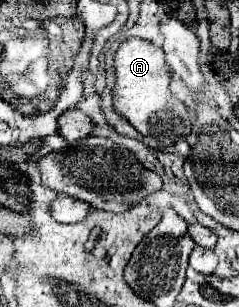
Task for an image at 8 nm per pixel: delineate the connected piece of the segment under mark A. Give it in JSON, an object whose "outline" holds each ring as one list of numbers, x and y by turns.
{"outline":[[130,37,116,51,116,87,114,87,114,107,120,111,142,135,150,135,160,141,162,147,174,145,190,135,192,115,188,107,172,95,168,89,170,71,162,47,154,43]]}

